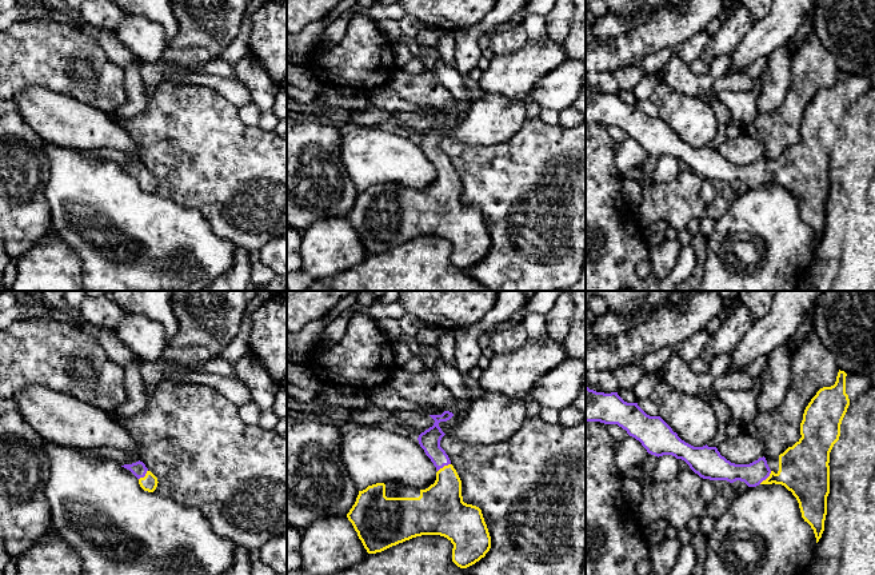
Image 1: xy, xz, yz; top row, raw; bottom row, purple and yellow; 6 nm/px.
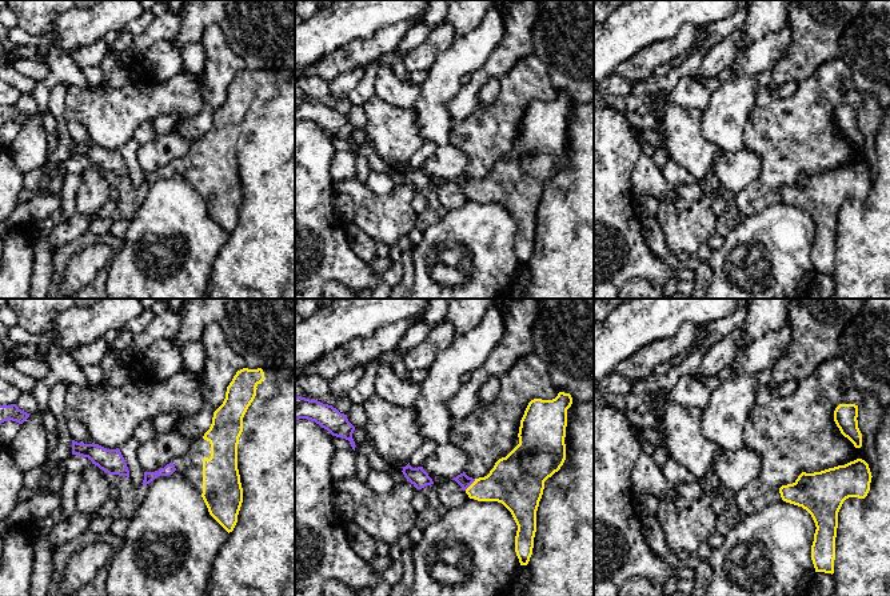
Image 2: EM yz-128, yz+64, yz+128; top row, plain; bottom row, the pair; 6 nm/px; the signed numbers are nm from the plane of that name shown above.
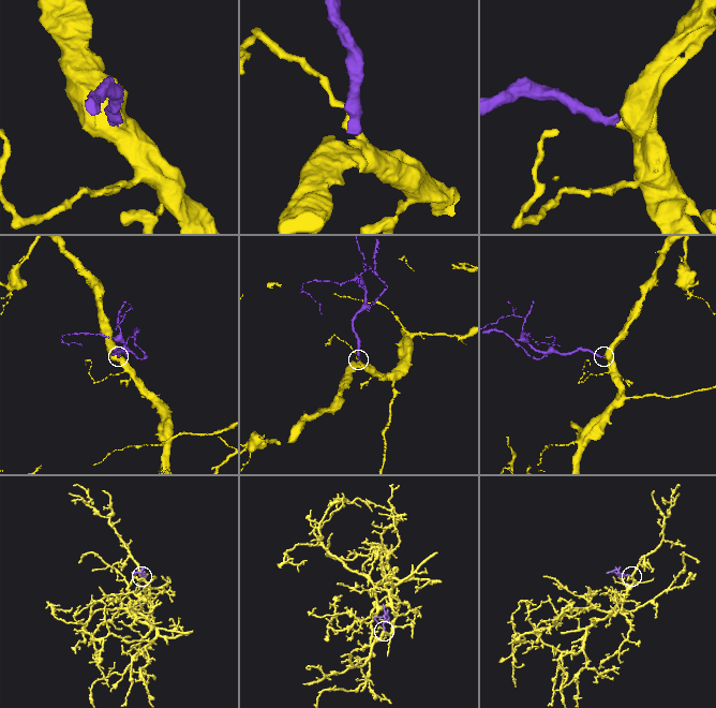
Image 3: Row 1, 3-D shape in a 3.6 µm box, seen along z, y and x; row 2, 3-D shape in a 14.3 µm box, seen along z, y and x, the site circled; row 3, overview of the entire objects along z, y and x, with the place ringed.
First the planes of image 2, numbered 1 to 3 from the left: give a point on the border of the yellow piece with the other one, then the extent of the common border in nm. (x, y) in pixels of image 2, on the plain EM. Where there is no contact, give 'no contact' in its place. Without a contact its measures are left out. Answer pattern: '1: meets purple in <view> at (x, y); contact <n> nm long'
1: no contact
2: meets purple in yz+64 at (470, 186); contact 100 nm long
3: no contact

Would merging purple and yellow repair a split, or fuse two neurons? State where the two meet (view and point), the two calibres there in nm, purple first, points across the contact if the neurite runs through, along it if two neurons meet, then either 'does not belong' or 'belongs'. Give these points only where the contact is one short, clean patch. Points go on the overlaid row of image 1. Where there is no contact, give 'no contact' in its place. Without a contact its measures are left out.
contact yz (766, 478); calibres 140 and 300 nm; way yz (752, 474), (766, 478), (782, 478), (803, 468); belongs

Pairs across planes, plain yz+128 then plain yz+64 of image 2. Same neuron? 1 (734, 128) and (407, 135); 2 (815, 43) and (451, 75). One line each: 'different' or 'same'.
1: different
2: different

